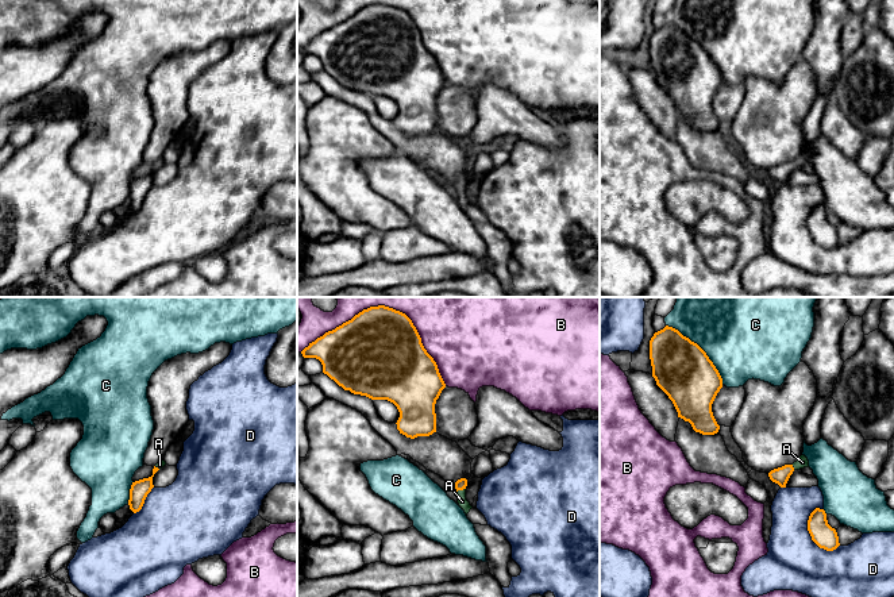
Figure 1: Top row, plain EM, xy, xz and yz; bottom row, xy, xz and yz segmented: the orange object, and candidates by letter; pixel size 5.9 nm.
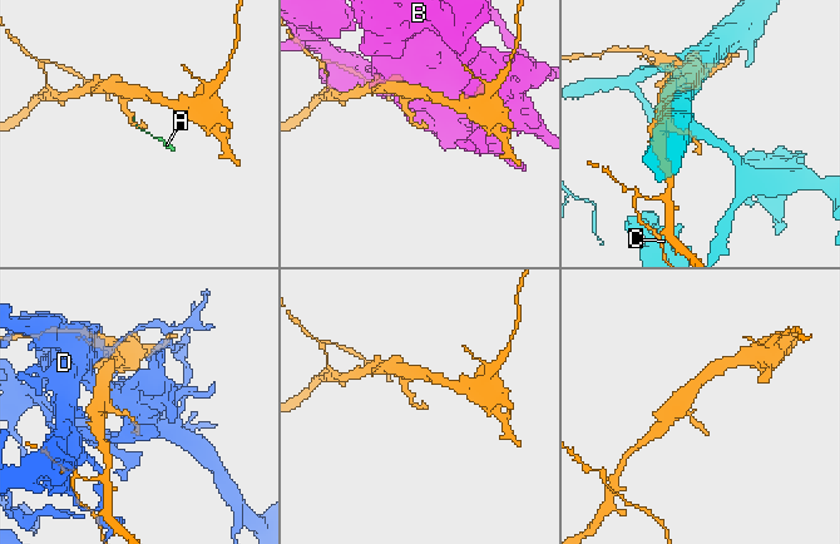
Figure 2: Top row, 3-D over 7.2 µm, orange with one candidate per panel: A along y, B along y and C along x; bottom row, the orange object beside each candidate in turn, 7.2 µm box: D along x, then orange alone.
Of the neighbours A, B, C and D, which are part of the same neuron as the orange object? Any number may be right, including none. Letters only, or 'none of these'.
A

